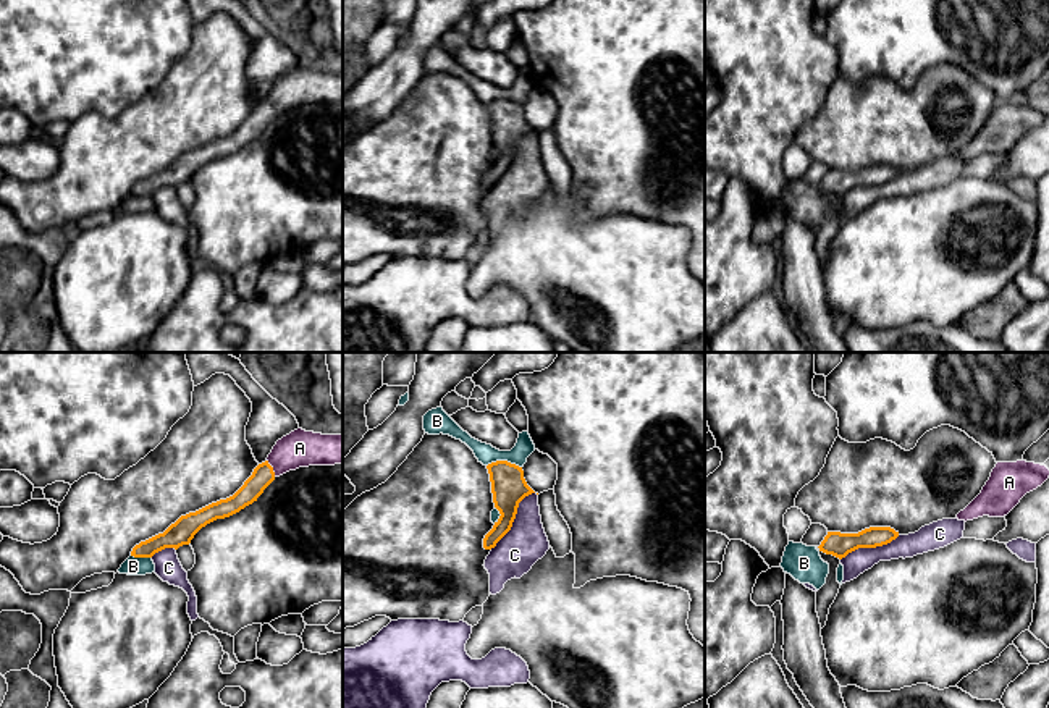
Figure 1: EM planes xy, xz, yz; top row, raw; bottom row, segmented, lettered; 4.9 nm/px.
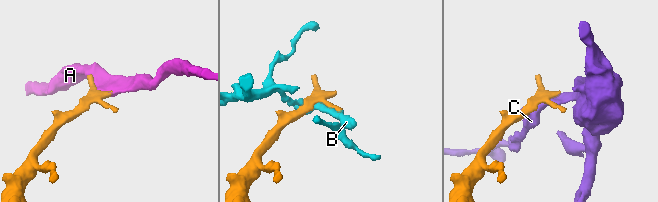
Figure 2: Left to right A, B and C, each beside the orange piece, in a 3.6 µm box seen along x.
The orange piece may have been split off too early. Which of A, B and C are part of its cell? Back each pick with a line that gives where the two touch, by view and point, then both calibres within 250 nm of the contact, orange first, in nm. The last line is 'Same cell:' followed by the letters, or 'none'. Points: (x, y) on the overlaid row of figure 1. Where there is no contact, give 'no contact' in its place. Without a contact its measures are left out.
A: contact xy (272, 467); calibres 110 and 180 nm
Same cell: A

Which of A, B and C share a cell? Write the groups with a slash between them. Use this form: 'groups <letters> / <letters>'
groups A / B / C

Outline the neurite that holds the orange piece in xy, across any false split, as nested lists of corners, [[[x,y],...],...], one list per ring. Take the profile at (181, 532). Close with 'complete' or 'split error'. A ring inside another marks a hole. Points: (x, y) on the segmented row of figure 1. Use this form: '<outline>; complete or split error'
[[[297,428],[276,441],[267,461],[254,469],[252,475],[233,496],[181,516],[163,533],[136,545],[131,556],[152,558],[165,548],[178,550],[189,545],[207,524],[230,517],[257,501],[276,477],[299,467],[335,464],[343,464],[343,435],[322,435]]]; split error

